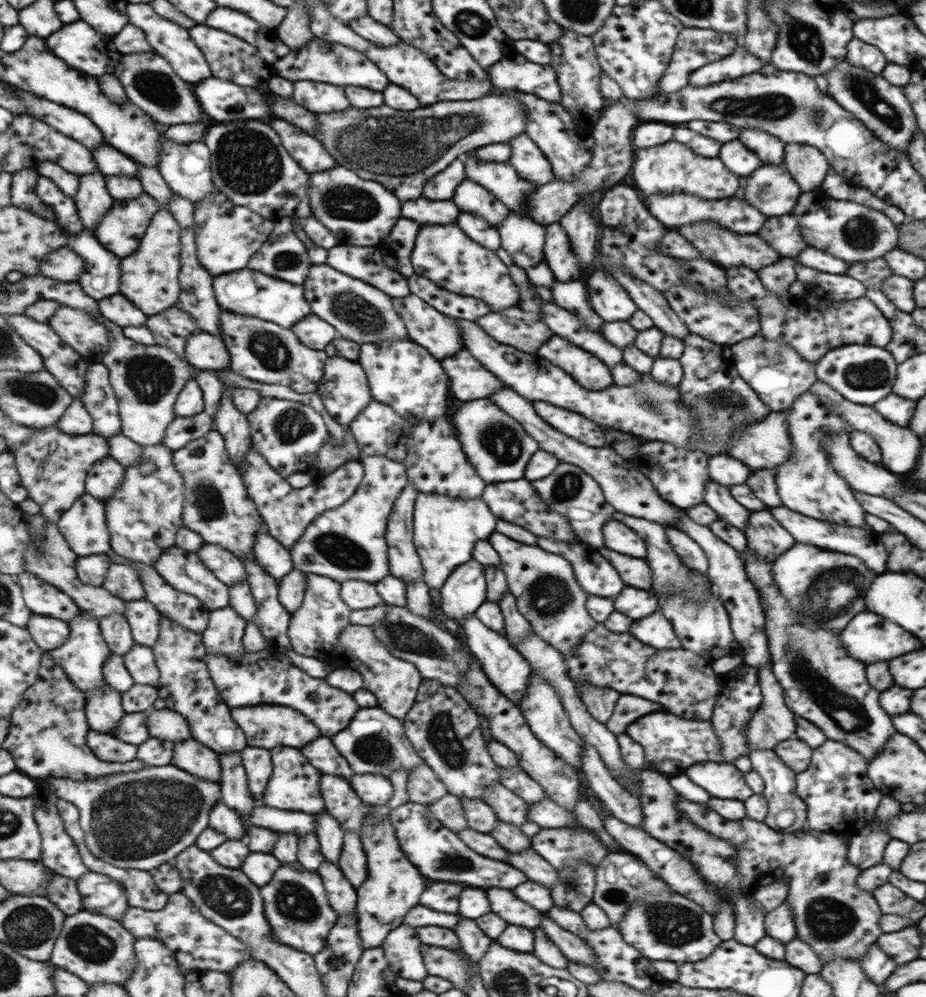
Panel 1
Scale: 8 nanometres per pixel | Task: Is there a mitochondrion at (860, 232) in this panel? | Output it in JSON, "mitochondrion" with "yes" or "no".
{"mitochondrion":"yes"}

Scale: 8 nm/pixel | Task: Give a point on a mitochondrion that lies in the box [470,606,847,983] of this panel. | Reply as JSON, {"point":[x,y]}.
{"point":[673,925]}

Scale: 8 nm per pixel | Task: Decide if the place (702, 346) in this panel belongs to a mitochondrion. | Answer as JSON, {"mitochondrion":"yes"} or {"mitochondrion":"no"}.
{"mitochondrion":"no"}

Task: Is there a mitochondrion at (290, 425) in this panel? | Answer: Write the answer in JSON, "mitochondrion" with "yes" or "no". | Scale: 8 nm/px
{"mitochondrion":"yes"}

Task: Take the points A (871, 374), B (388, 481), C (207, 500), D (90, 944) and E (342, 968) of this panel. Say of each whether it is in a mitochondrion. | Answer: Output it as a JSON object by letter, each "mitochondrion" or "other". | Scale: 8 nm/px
{"A":"mitochondrion","B":"other","C":"mitochondrion","D":"mitochondrion","E":"other"}

